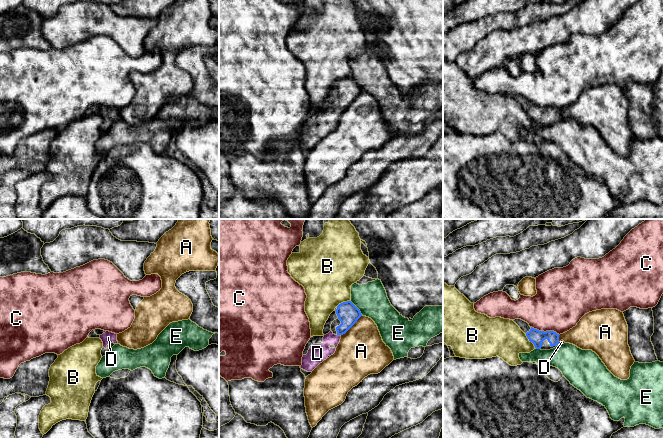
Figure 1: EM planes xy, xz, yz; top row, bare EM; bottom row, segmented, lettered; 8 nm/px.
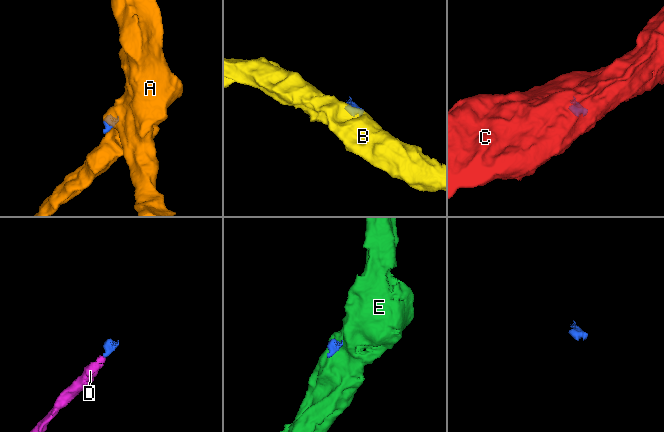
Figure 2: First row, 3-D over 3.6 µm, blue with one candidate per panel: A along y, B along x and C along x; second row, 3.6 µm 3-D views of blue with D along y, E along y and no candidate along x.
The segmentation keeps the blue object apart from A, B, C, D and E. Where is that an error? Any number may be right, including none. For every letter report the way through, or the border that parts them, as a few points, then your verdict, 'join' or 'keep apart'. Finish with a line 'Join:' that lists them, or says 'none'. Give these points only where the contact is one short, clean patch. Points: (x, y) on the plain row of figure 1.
A: border xz (362, 91), (341, 111); keep apart
B: border yz (525, 110), (535, 123); keep apart
C: border yz (531, 102), (539, 106), (555, 107), (559, 110); keep apart
D: way xz (347, 88), (347, 98), (339, 110), (317, 129); join
E: border xz (350, 77), (362, 90); keep apart
Join: D

